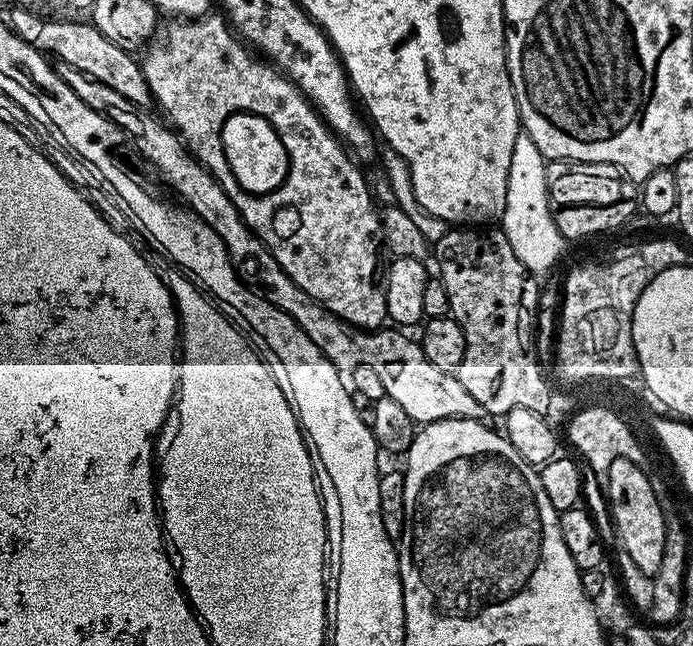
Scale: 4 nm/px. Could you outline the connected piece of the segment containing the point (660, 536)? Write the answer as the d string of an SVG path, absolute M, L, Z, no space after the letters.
M615 455L610 465L609 482L606 487L608 504L612 507L612 520L616 523L619 547L625 548L634 558L634 563L642 574L655 576L658 566L662 566L662 550L666 546L666 526L664 506L656 497L657 485L652 484L649 473L640 469L624 455Z

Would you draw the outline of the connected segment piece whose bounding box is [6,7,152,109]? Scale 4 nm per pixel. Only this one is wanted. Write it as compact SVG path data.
M15 7L8 14L6 20L12 31L17 36L21 36L26 43L32 45L37 52L41 54L53 52L51 55L55 59L74 66L74 70L82 70L82 74L110 86L110 90L118 90L118 94L122 94L122 98L126 98L137 108L147 109L149 107L152 91L144 77L141 61L133 53L116 46L114 42L106 38L105 34L100 33L93 23L81 22L76 18L43 20L24 9Z

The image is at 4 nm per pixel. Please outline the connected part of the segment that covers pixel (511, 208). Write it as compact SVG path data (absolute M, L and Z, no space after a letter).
M523 130L514 142L514 154L510 154L502 230L514 254L518 254L518 258L533 274L550 271L566 247L564 235L558 230L548 205L548 170L545 158Z

